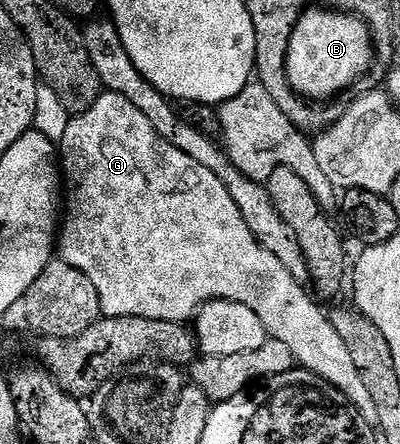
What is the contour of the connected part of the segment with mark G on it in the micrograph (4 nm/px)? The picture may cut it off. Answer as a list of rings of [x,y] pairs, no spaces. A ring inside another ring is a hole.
[[[101,93],[100,99],[86,112],[69,117],[66,136],[62,136],[62,140],[58,144],[58,166],[62,171],[62,186],[66,194],[68,190],[68,203],[65,206],[63,203],[62,225],[58,230],[58,254],[63,262],[70,264],[71,268],[78,269],[94,284],[95,291],[98,292],[100,312],[103,317],[149,318],[150,320],[187,323],[189,320],[195,319],[207,302],[228,300],[246,304],[246,308],[250,308],[250,312],[254,312],[258,316],[258,320],[262,320],[269,338],[282,340],[282,344],[287,344],[290,352],[294,352],[297,363],[303,369],[334,384],[336,390],[344,393],[350,405],[358,408],[362,417],[368,422],[376,423],[378,412],[374,409],[374,400],[370,396],[370,391],[366,388],[362,375],[358,373],[358,368],[354,365],[354,360],[350,357],[350,352],[347,350],[342,336],[338,336],[338,332],[334,332],[331,317],[326,313],[326,310],[324,314],[323,308],[319,306],[321,303],[311,293],[308,295],[304,291],[305,287],[294,280],[294,276],[290,276],[290,272],[286,272],[286,268],[282,268],[282,264],[279,263],[276,256],[270,256],[270,252],[266,252],[266,248],[262,248],[262,244],[258,244],[258,240],[250,232],[250,228],[246,228],[246,220],[242,220],[240,209],[231,199],[230,192],[226,192],[226,184],[222,184],[222,180],[218,180],[218,176],[214,176],[214,172],[210,172],[210,168],[202,168],[202,164],[198,164],[198,160],[190,160],[190,156],[186,156],[186,152],[182,152],[178,148],[174,148],[174,144],[162,140],[162,136],[158,136],[158,132],[154,132],[154,124],[150,124],[150,120],[146,120],[146,116],[142,116],[142,112],[138,112],[138,108],[134,108],[134,104],[130,104],[130,100],[126,100],[126,96]]]

